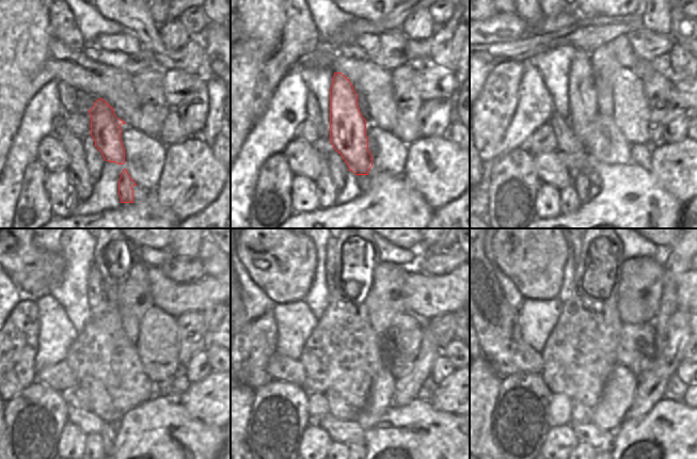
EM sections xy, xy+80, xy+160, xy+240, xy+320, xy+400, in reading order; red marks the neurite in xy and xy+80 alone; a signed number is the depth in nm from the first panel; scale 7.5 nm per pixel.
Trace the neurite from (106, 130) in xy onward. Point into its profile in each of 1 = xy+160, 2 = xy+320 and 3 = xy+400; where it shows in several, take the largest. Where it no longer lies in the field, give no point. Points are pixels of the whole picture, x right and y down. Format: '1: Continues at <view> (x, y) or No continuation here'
1: Continues at xy+160 (583, 106)
2: Continues at xy+320 (359, 257)
3: Continues at xy+400 (600, 275).

